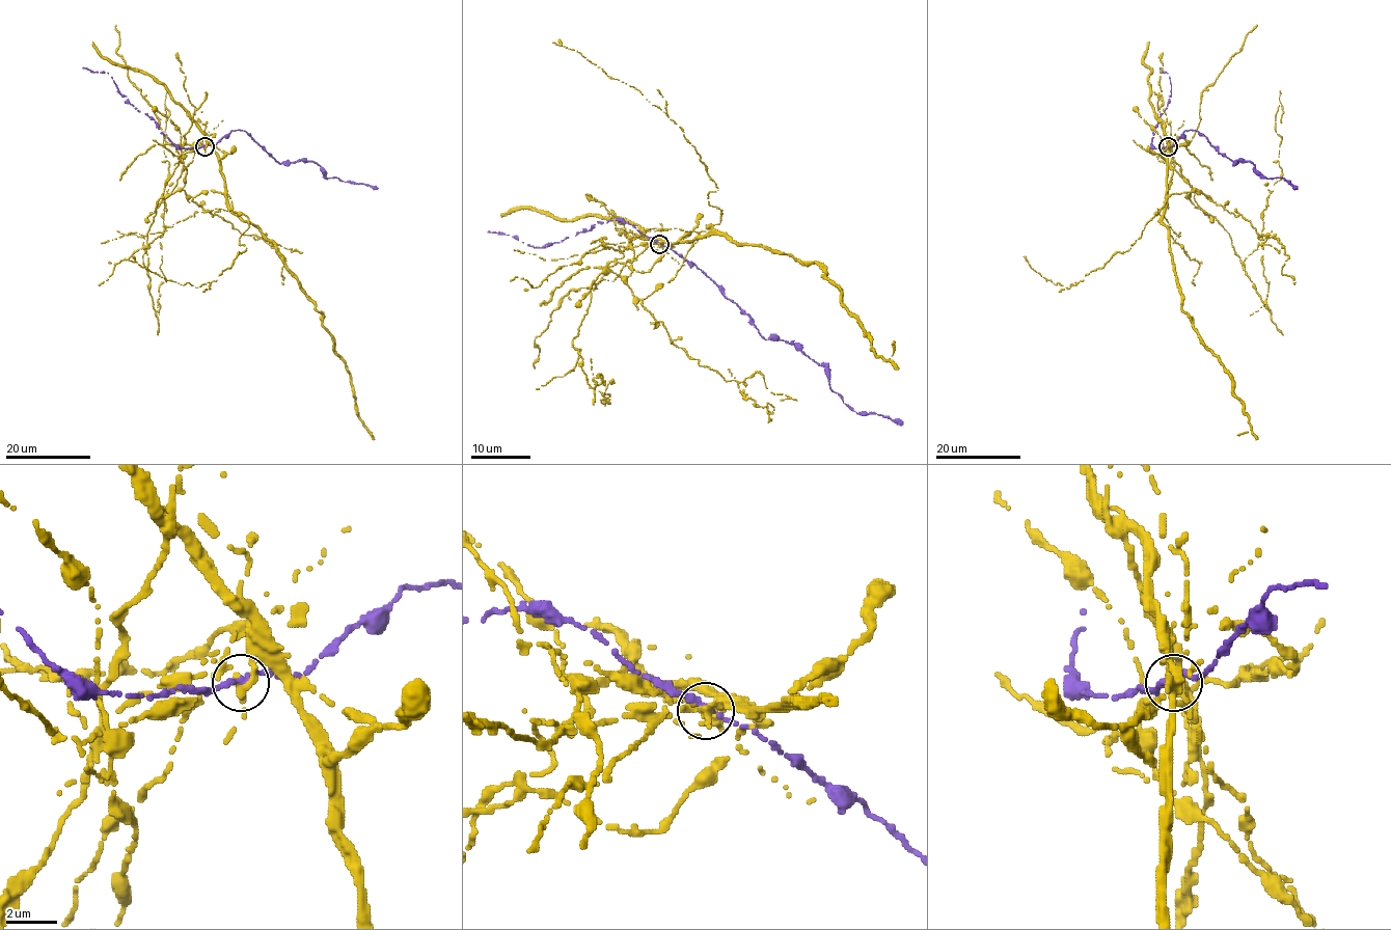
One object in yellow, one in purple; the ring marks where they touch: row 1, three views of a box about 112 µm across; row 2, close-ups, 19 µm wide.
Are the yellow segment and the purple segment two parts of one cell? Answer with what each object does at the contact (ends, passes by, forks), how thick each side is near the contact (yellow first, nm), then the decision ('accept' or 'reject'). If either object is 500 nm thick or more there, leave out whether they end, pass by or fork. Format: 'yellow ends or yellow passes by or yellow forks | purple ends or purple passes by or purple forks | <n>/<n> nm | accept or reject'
yellow forks | purple passes by | 280/240 nm | reject

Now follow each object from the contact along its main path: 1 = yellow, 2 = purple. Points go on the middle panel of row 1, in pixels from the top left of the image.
1: (659, 244), (634, 237), (631, 274), (591, 285), (573, 347), (605, 402)
2: (659, 243), (711, 279), (765, 339), (792, 343), (827, 367), (829, 387), (857, 414), (880, 414), (902, 425)

